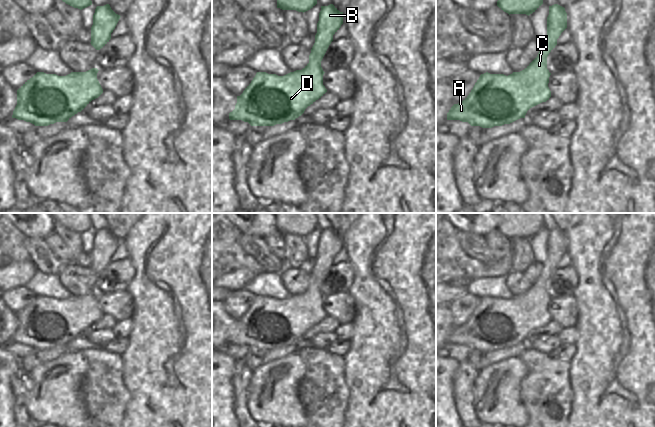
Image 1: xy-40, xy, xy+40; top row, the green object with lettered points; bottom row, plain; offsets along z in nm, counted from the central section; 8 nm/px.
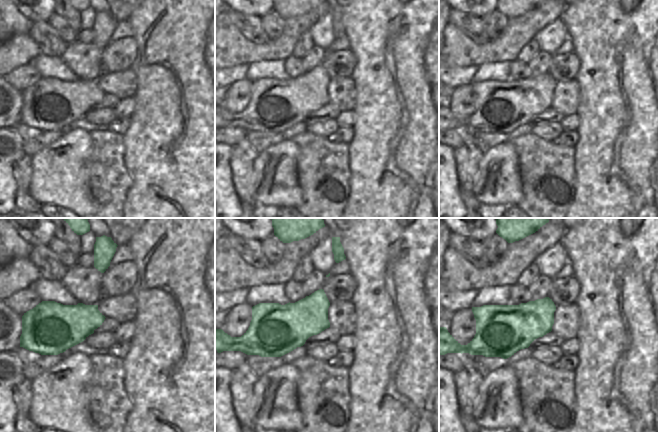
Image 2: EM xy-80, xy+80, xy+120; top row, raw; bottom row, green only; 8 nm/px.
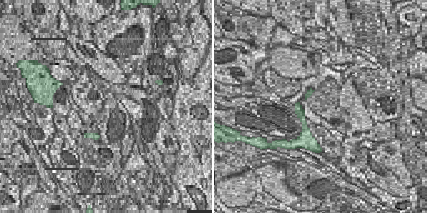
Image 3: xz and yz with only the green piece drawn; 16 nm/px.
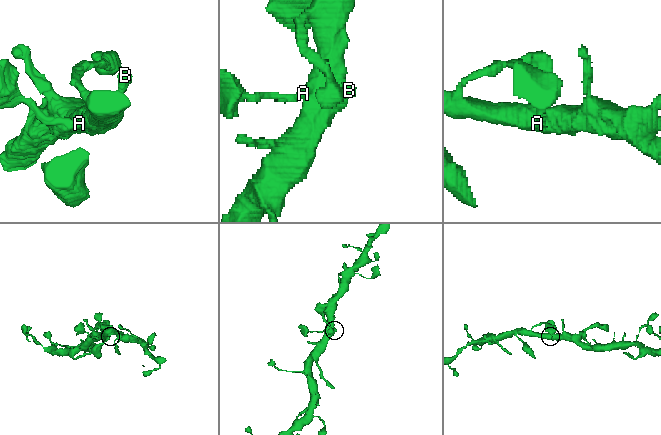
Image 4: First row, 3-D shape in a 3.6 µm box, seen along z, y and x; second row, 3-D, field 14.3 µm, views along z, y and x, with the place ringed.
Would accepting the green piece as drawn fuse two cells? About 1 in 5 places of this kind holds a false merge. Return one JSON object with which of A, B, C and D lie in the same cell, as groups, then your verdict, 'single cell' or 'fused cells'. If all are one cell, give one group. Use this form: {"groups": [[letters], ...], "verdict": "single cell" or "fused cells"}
{"groups": [["A", "B", "C", "D"]], "verdict": "single cell"}

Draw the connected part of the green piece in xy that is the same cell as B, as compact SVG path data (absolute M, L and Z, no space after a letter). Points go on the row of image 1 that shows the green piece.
M333 4L321 6L315 43L309 55L309 63L302 69L284 76L257 72L251 83L237 96L235 109L229 113L230 120L242 120L251 126L274 126L301 116L305 109L321 98L327 89L323 85L324 71L321 61L333 41L333 35L343 24L343 12Z

